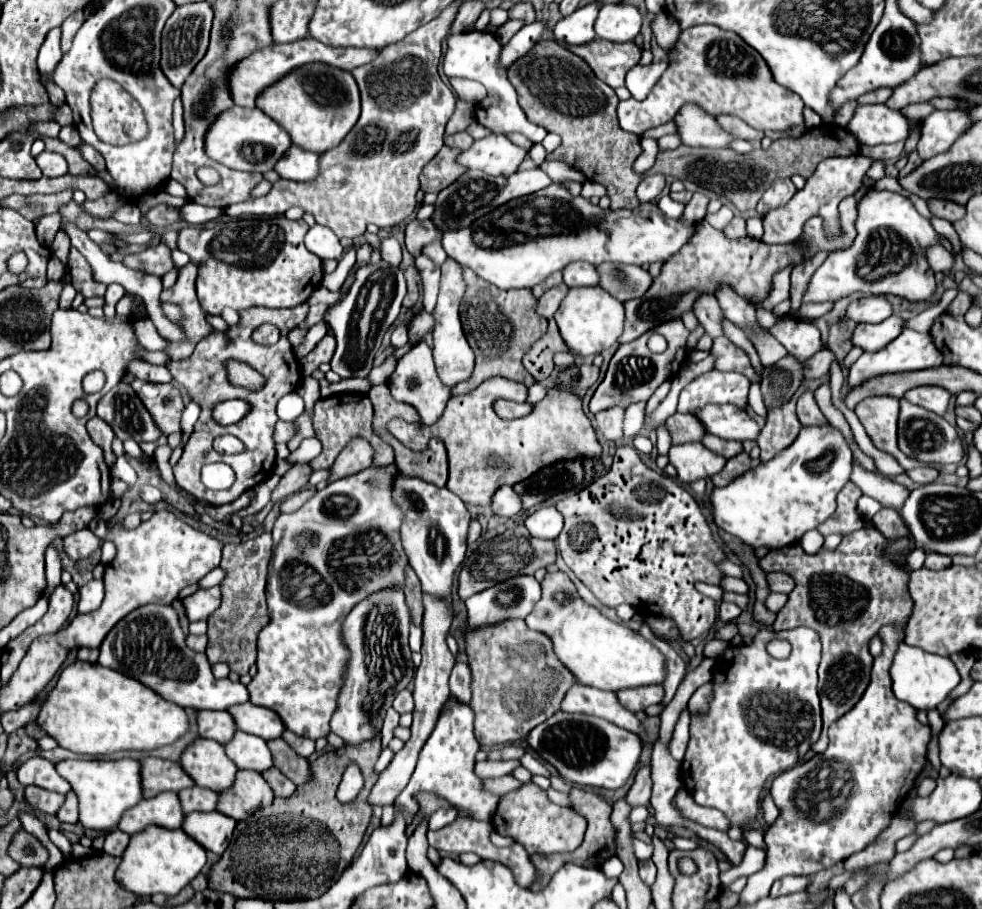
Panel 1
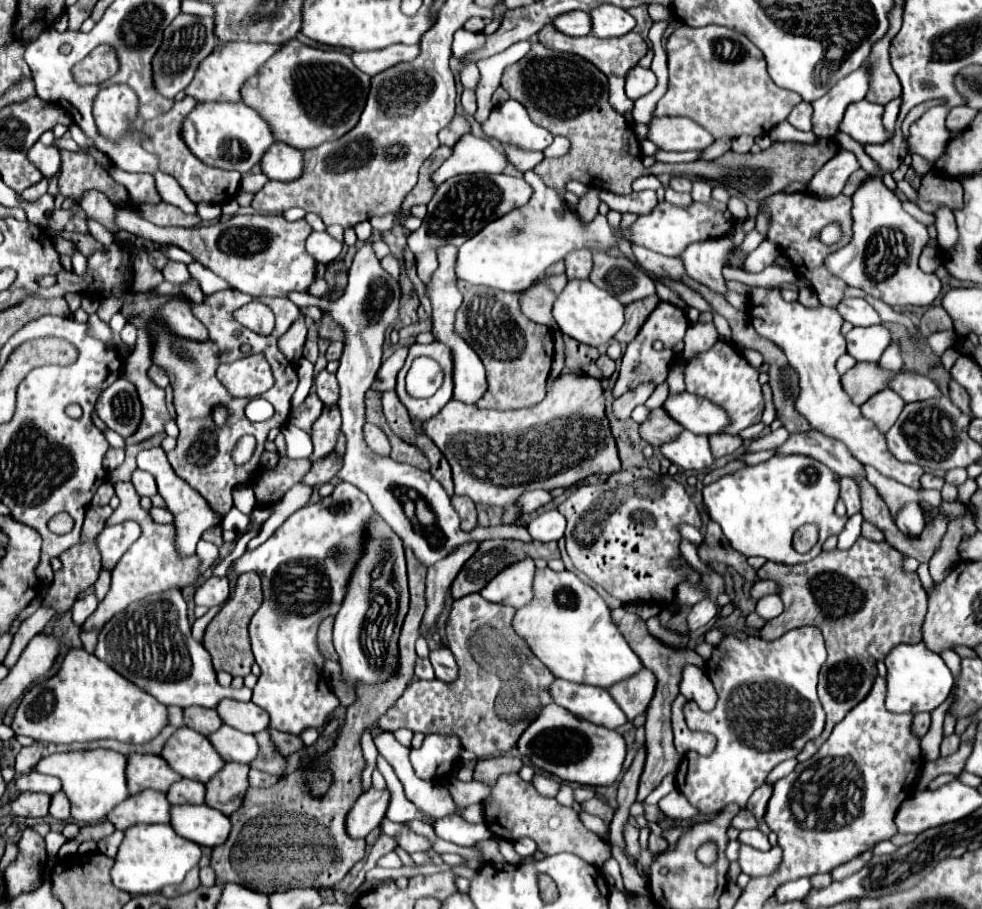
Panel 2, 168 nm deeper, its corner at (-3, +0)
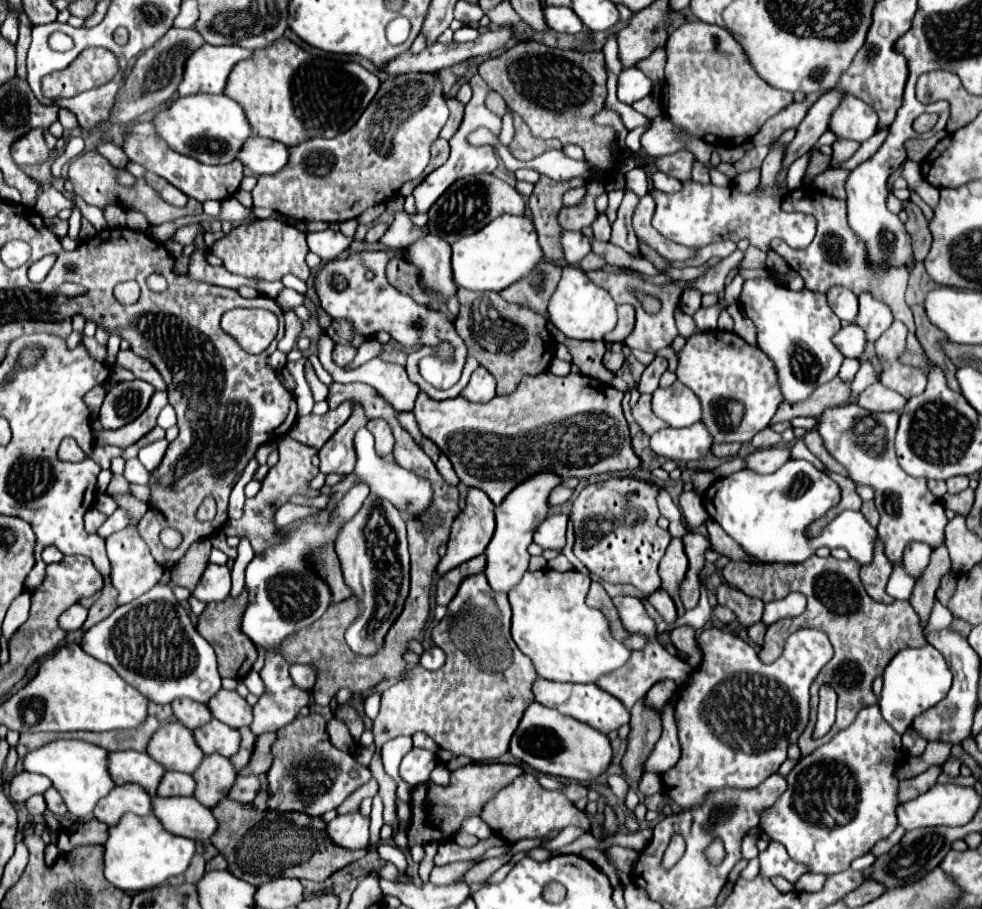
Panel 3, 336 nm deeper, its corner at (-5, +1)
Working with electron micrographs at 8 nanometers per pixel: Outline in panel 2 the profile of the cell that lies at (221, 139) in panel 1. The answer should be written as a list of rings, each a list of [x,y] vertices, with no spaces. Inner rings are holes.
[[[199,103],[183,123],[183,137],[203,163],[239,173],[247,173],[259,165],[261,157],[275,143],[265,119],[245,103]]]

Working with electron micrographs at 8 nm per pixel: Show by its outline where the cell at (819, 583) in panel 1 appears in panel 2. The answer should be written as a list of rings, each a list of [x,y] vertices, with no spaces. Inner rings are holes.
[[[859,537],[851,549],[821,551],[805,565],[777,565],[767,561],[759,569],[759,579],[773,579],[781,585],[779,597],[785,603],[785,611],[779,619],[767,621],[761,629],[761,637],[773,641],[795,627],[815,625],[823,631],[829,653],[819,673],[819,699],[827,713],[825,731],[803,747],[797,761],[813,757],[827,741],[833,725],[869,695],[877,675],[875,663],[879,659],[905,641],[921,641],[927,593],[919,575],[903,569],[903,561],[905,555],[893,549],[887,541],[877,543]]]

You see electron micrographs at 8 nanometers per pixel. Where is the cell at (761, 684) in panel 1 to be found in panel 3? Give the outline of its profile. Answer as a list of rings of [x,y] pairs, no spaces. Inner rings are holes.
[[[709,628],[697,638],[705,652],[703,662],[693,672],[691,682],[679,688],[675,704],[675,724],[679,732],[681,758],[679,762],[661,774],[665,792],[683,808],[701,804],[711,790],[721,786],[731,788],[755,788],[767,776],[779,770],[787,758],[789,744],[795,744],[803,734],[809,720],[809,686],[817,678],[819,670],[831,660],[833,646],[829,638],[819,630],[799,630],[789,636],[785,644],[785,654],[773,664],[763,664],[757,652],[739,636],[723,632],[719,628]]]

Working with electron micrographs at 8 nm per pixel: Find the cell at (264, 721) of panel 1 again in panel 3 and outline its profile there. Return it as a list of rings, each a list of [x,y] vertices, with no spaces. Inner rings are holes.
[[[223,688],[207,702],[207,708],[211,710],[213,718],[231,728],[249,726],[253,720],[253,708],[237,692],[229,692]]]

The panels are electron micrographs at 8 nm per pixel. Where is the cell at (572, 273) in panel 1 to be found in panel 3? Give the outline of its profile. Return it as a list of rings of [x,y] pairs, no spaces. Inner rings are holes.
[[[563,230],[561,248],[563,248],[563,256],[565,256],[567,264],[577,266],[581,262],[581,258],[591,252],[591,240],[587,236],[583,236],[581,232]]]

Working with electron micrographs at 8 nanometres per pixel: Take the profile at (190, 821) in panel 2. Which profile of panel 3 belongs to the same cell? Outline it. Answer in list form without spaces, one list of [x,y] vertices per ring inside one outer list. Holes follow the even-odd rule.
[[[155,796],[155,818],[175,836],[191,840],[209,840],[215,832],[217,822],[211,810],[199,804],[195,798],[159,798]]]

